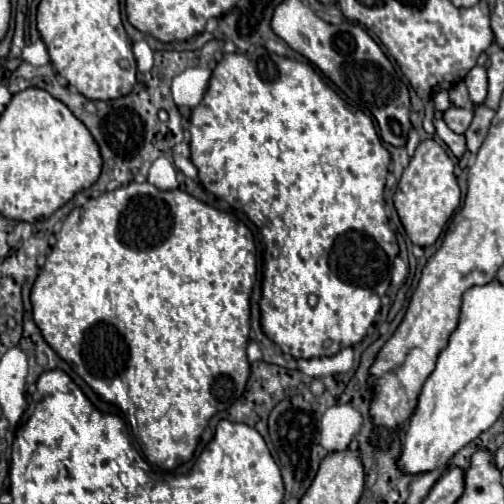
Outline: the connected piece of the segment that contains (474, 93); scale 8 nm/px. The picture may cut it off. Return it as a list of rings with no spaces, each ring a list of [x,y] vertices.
[[[474,66],[468,76],[464,78],[466,86],[468,86],[468,92],[470,92],[470,100],[474,104],[482,104],[484,98],[486,98],[486,92],[488,92],[488,78],[486,78],[486,68],[482,66]]]

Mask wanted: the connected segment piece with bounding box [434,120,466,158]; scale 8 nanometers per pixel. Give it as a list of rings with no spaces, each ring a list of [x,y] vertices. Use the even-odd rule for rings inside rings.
[[[434,120],[434,126],[436,126],[436,134],[446,142],[446,146],[452,150],[452,154],[456,158],[462,158],[464,152],[466,152],[466,138],[462,134],[456,134],[452,132],[444,120]]]

